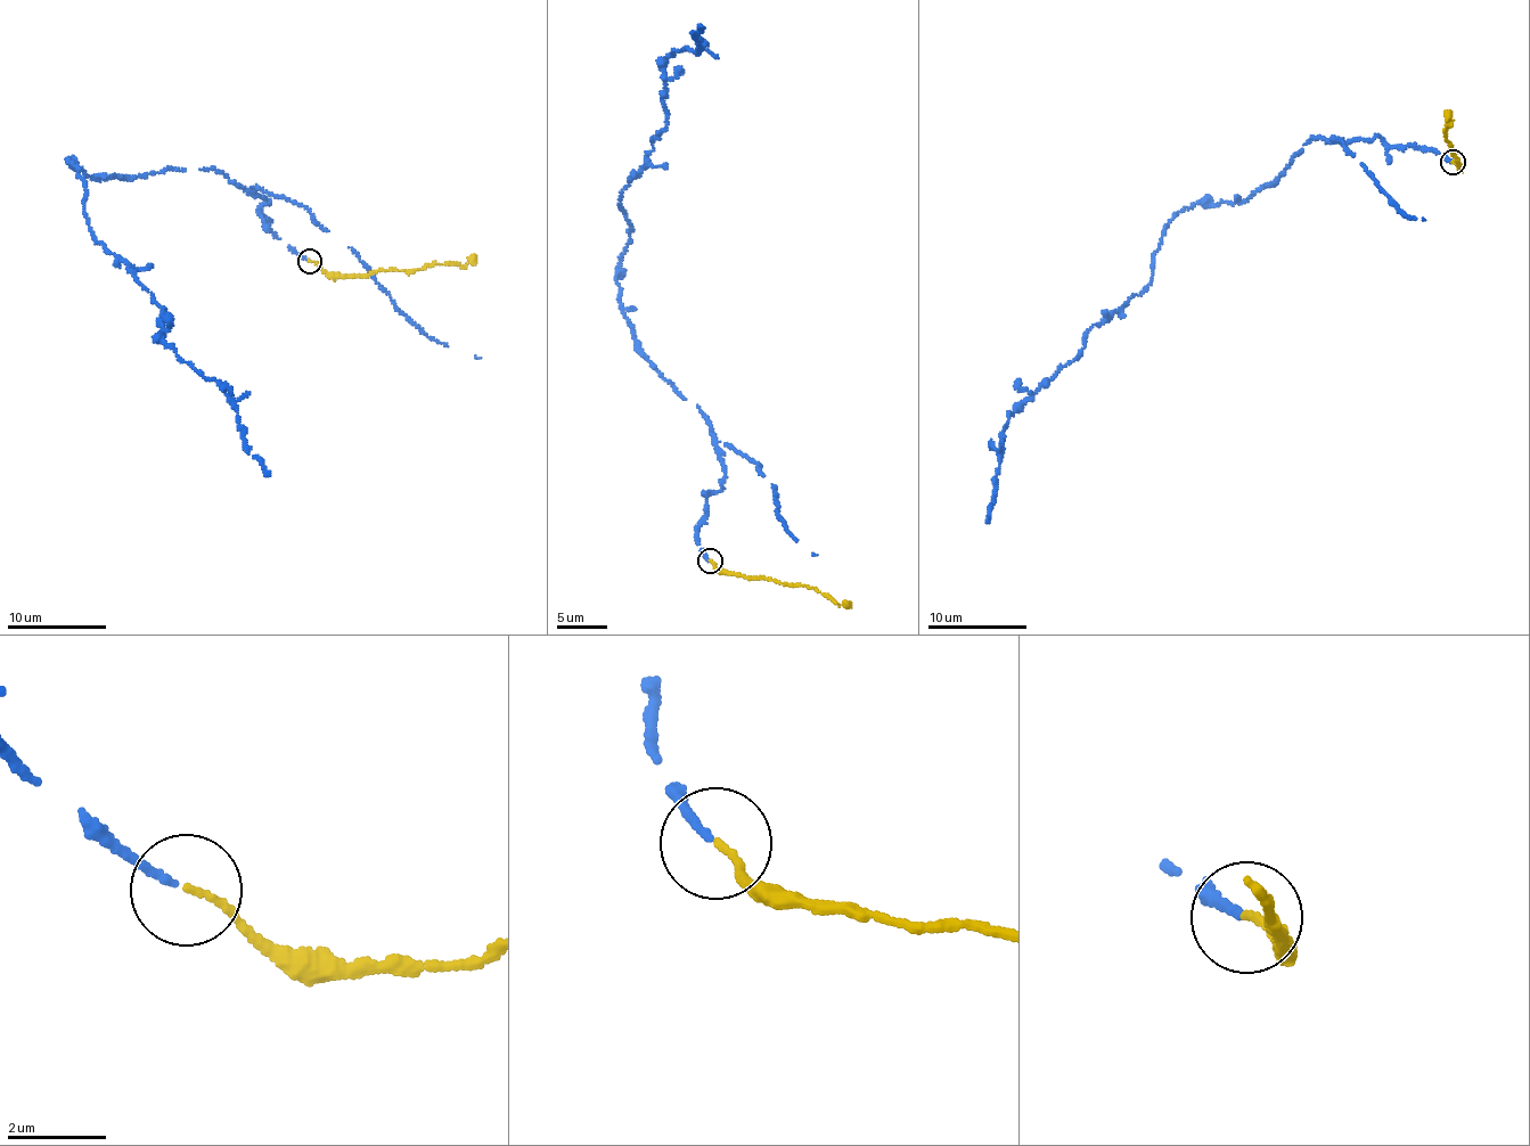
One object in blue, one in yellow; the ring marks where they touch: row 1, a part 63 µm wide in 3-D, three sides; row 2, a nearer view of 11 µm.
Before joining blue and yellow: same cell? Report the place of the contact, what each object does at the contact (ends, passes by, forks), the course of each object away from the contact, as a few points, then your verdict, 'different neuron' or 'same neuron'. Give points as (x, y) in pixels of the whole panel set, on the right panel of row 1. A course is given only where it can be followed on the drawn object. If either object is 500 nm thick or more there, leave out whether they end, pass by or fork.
place (1453, 162); blue ends; yellow ends; course blue (1453, 161), (1380, 138), (1310, 138), (1242, 201), (1194, 203), (1167, 223), (1151, 285), (1012, 412), (987, 521); course yellow (1453, 163), (1459, 166), (1443, 131), (1450, 123), (1445, 111); same neuron

